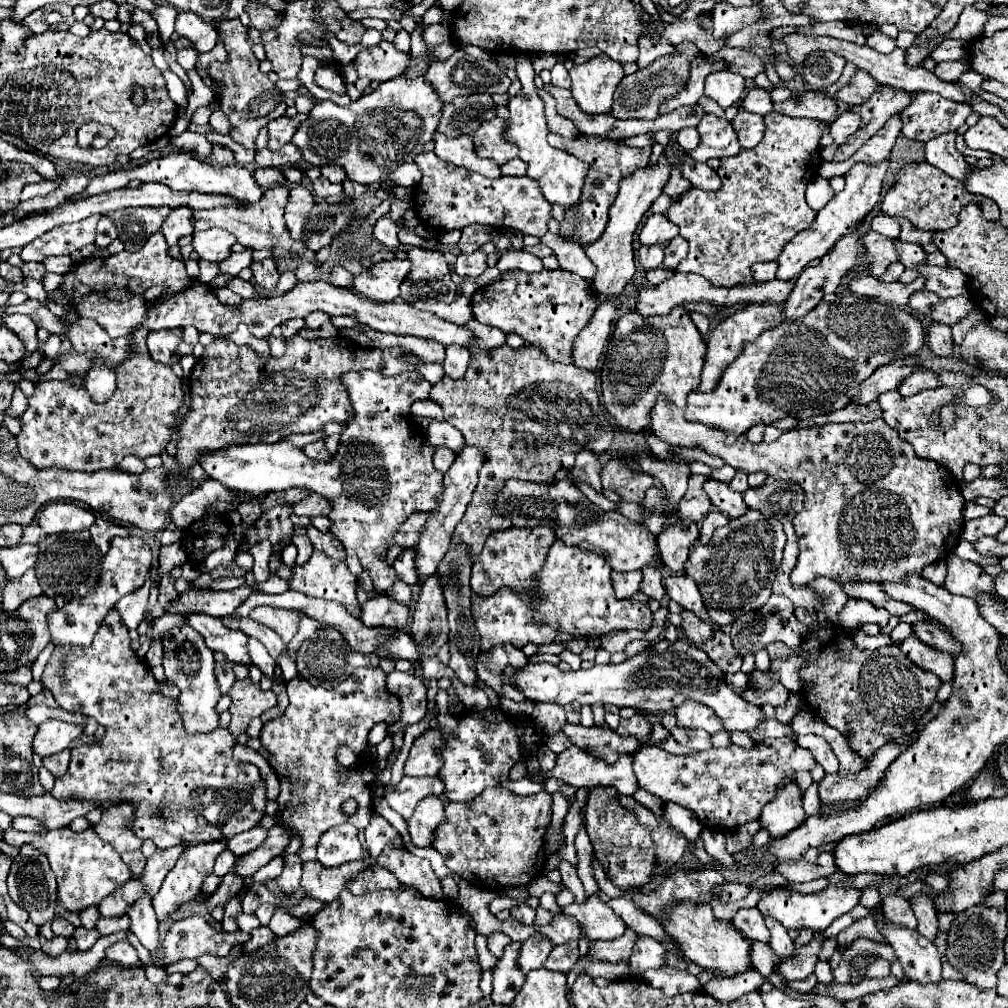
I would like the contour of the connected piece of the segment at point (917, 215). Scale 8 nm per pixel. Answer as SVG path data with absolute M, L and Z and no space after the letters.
M920 162L920 164L906 164L896 174L894 186L888 190L888 194L882 200L882 210L892 216L908 218L916 230L938 232L938 230L946 230L954 222L958 222L958 214L968 202L980 202L982 212L988 220L1000 218L1000 212L998 212L998 206L994 204L994 200L968 192L962 182L946 176L942 170L934 168L932 164Z

